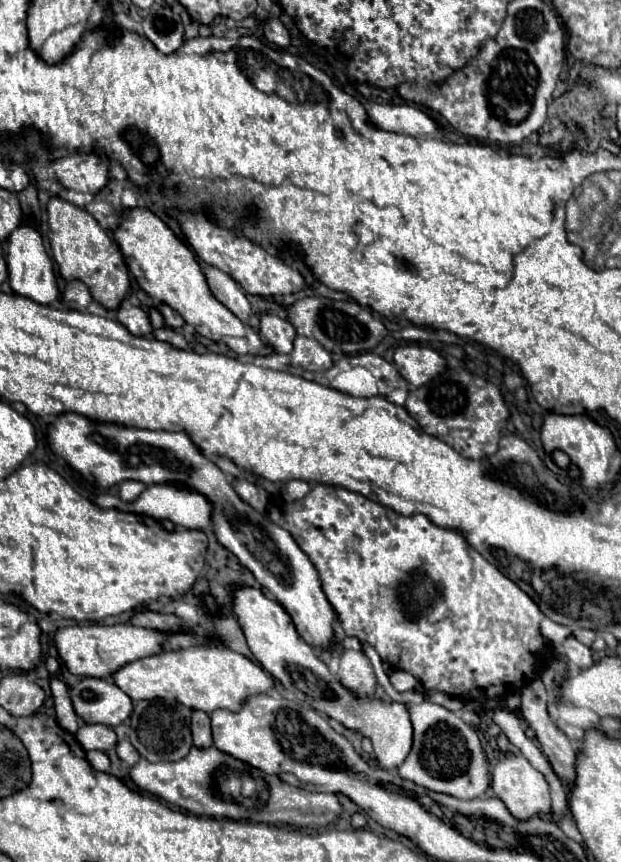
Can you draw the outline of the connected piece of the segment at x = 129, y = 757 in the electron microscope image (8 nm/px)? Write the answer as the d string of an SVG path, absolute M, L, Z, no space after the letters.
M119 740L117 746L115 746L115 750L117 750L117 756L121 758L121 762L125 762L127 766L133 766L137 762L137 758L139 758L137 750L127 740Z

